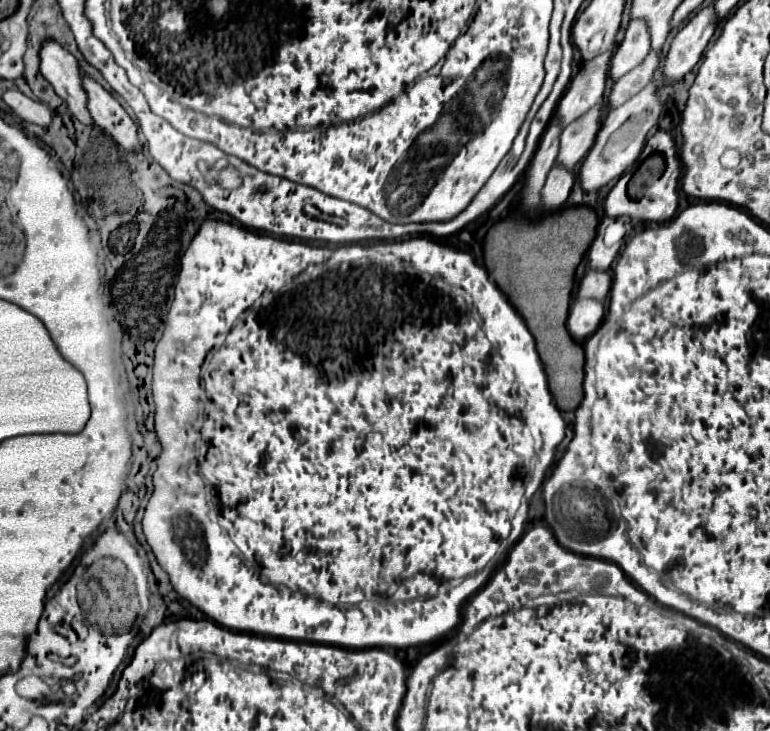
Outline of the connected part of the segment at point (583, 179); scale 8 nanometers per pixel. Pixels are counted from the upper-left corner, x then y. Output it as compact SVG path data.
M651 83L643 91L639 91L637 95L633 95L625 105L609 111L603 117L601 129L599 129L599 133L595 137L595 143L589 149L589 153L587 153L581 169L577 173L581 189L585 193L597 191L597 189L609 185L611 181L619 179L625 173L625 169L629 169L631 165L635 165L635 161L641 155L641 149L645 145L645 137L647 137L649 129L657 123L657 119L659 119L661 113L663 113L663 103L655 97L655 87Z

